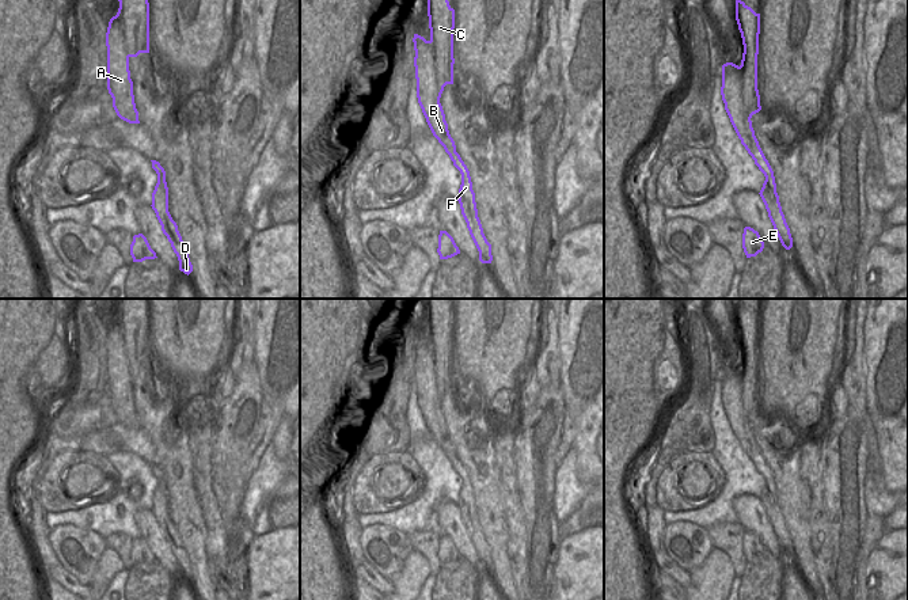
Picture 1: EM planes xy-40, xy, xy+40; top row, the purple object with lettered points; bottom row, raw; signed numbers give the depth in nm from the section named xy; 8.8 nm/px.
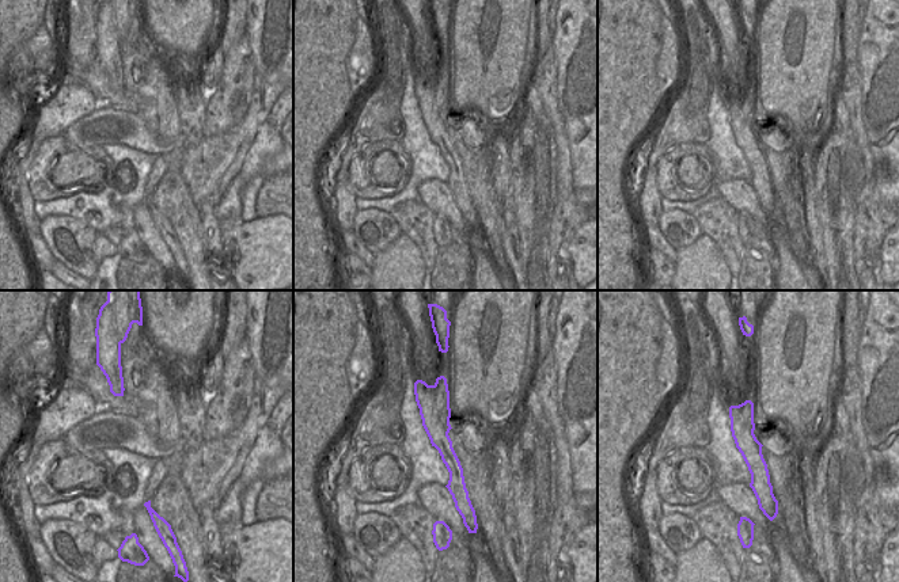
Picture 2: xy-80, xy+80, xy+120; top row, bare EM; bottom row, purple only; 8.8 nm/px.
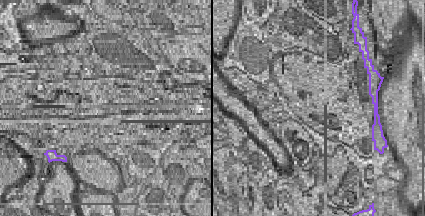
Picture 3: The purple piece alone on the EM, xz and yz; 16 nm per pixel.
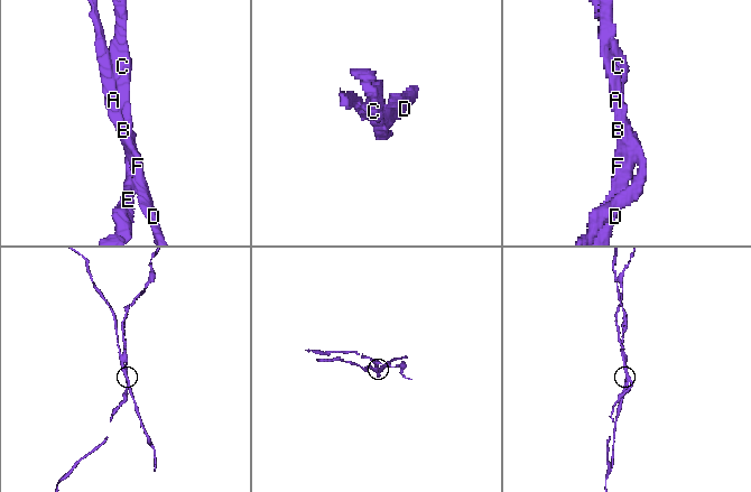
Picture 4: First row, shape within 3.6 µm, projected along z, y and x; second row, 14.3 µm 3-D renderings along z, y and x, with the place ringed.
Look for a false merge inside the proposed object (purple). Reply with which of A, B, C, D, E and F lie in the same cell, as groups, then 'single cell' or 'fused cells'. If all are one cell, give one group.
A B D F / C E | fused cells

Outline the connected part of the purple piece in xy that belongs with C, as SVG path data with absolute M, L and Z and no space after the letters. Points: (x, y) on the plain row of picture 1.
M429 299L428 320L438 395L441 399L447 388L453 388L455 314L449 310L447 300Z

